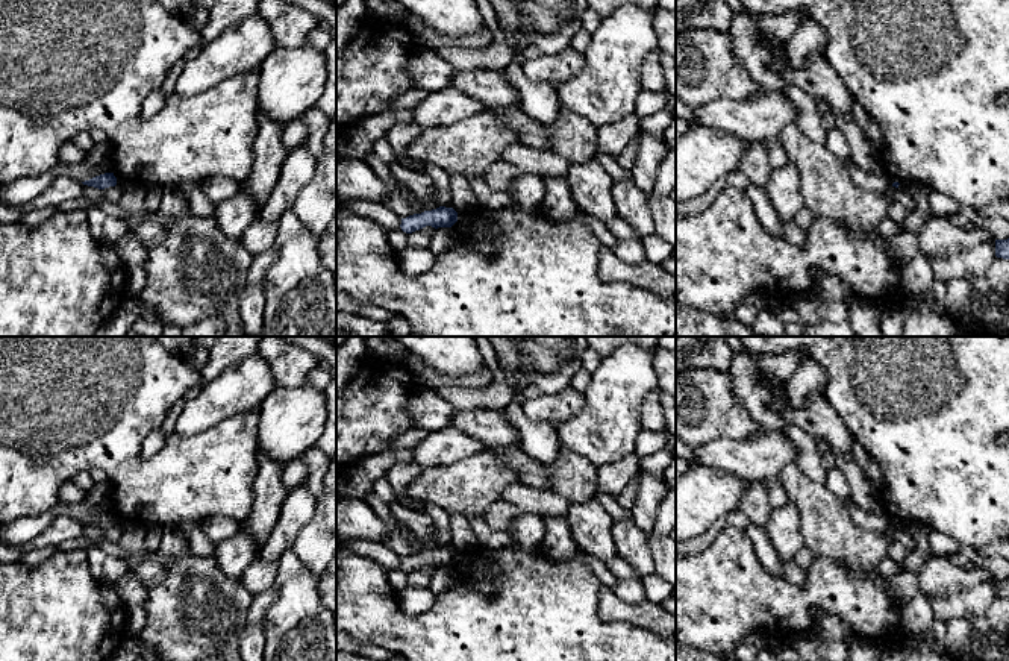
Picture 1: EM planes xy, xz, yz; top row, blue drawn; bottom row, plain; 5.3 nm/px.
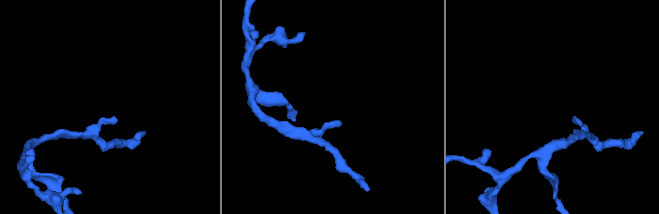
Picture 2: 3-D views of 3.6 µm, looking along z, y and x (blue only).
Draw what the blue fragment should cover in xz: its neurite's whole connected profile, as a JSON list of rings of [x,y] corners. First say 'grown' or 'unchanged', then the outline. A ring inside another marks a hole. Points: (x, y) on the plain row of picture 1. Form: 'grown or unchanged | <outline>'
unchanged | [[[439,546],[432,550],[424,550],[421,553],[414,553],[406,558],[401,558],[401,570],[412,573],[426,565],[438,567],[451,567],[458,561],[458,552],[453,547]]]

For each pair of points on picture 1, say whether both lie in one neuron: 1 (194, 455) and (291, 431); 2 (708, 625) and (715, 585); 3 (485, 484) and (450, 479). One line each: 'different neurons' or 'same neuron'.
1: different neurons
2: same neuron
3: same neuron

